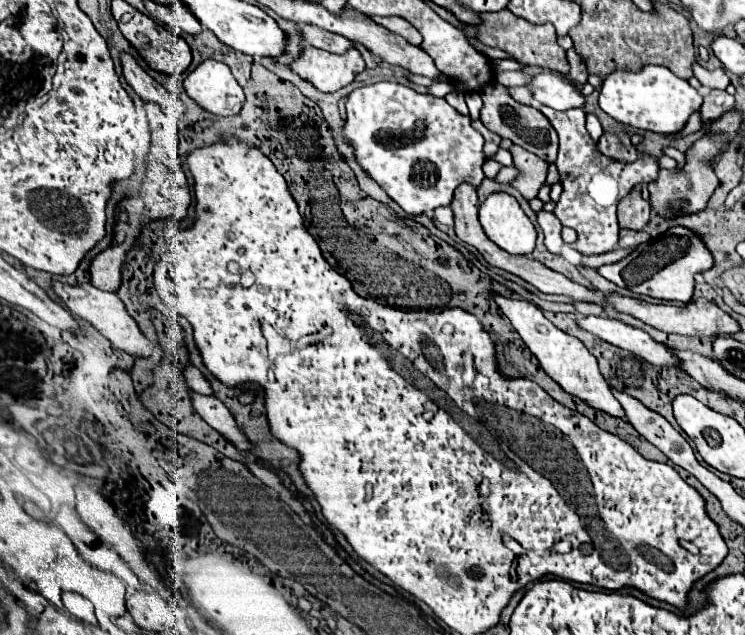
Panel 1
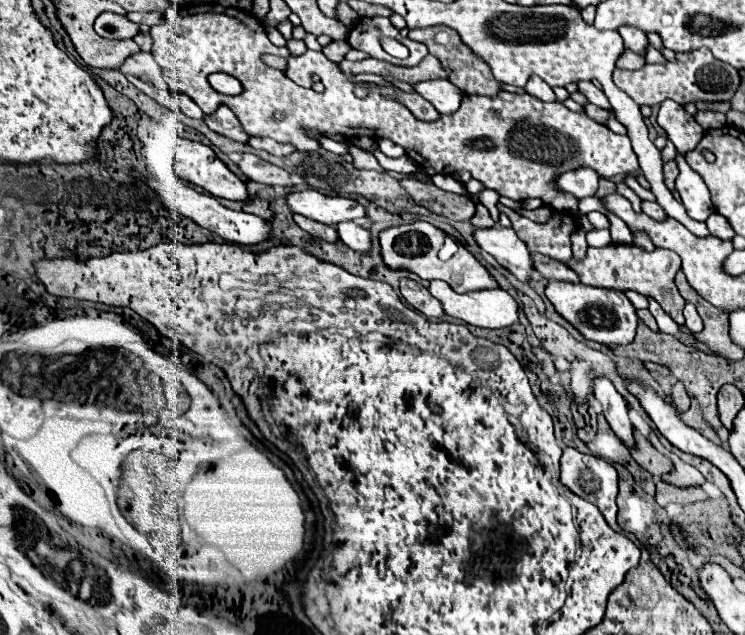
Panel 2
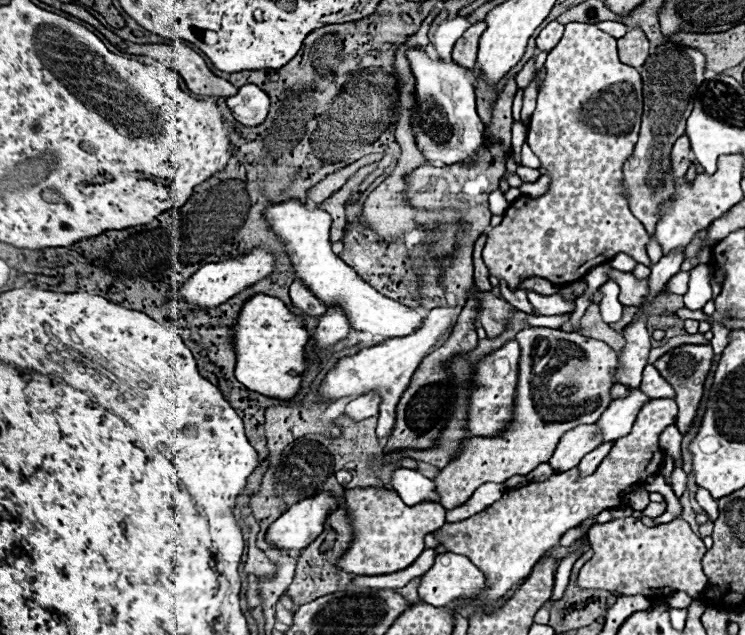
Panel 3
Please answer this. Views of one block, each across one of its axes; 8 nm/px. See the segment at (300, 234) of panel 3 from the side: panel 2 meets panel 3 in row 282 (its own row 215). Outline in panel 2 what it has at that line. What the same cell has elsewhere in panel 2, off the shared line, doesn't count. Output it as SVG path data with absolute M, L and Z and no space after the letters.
M316 190L294 192L288 196L288 204L292 212L304 214L306 218L330 226L336 226L338 222L344 220L356 220L366 216L366 208L356 200L342 198L342 196L324 196Z

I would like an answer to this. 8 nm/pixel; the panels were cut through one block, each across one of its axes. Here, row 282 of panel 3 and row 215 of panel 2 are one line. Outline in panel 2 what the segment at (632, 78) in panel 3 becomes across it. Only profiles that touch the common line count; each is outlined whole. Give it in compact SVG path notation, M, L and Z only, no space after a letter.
M498 204L498 210L506 214L512 220L512 228L516 230L518 238L524 240L528 250L536 250L548 258L566 262L572 258L572 248L570 248L570 234L574 232L574 218L562 212L554 212L550 222L538 224L532 222L514 210Z

